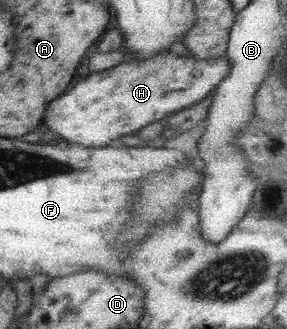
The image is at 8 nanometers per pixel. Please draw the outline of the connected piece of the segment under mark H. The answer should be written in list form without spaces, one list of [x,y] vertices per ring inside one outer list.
[[[170,51],[144,60],[126,59],[104,71],[89,72],[71,89],[48,102],[41,119],[41,130],[56,133],[68,143],[78,143],[84,147],[106,147],[110,141],[122,135],[132,135],[148,123],[162,119],[166,113],[188,108],[212,94],[216,84],[228,73],[228,68],[229,63],[225,57],[198,60],[191,55],[186,58],[186,55],[177,56]]]

